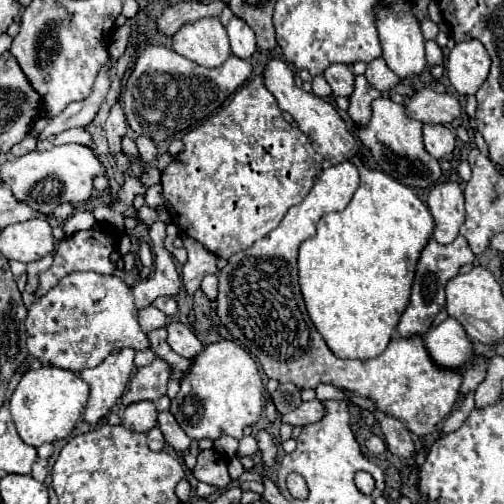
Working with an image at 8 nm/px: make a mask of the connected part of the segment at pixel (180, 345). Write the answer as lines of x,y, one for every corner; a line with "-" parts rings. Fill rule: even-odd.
171,322
167,326
167,332
169,332
169,346
183,358
189,358
193,360
201,350
203,350
203,344
201,340
195,336
193,328
189,324
183,324
183,322

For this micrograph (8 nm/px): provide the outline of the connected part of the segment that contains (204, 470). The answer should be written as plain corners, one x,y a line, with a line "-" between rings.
201,450
199,452
193,476
201,482
217,486
219,490
223,490
231,484
231,478
229,478
229,472
227,472
227,462
215,450

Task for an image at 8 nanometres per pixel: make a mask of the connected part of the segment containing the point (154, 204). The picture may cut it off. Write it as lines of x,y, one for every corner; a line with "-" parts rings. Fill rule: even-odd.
153,184
147,194
145,194
145,202
151,204
151,208
165,208
165,202
163,202
163,188
161,184

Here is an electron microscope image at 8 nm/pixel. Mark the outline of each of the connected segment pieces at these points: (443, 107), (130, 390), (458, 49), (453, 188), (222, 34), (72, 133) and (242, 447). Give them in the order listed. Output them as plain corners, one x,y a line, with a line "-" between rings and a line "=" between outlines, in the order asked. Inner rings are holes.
423,88
405,100
405,112
423,124
449,124
459,118
461,106
453,94
437,94
431,88
=
155,358
151,364
137,368
133,374
121,402
123,406
129,406
133,402
141,400
157,400
167,394
167,382
171,378
171,366
163,358
=
479,40
459,42
447,56
449,82
463,96
475,94
489,74
489,64
489,54
=
457,182
437,184
429,192
429,210
435,220
433,238
439,244
451,244
459,236
459,228
465,220
465,206
463,206
463,192
=
217,18
185,24
173,36
173,50
205,68
217,68
231,56
227,30
=
71,128
67,132
61,132
60,134
53,135
45,140
38,140
36,145
37,151
44,151
44,149
53,148
56,145
62,145
65,143
83,144
83,146
89,146
93,148
93,142
91,142
91,136
85,132
85,128
=
243,436
239,442
237,456
255,456
257,452
259,452
259,446
257,446
255,436

